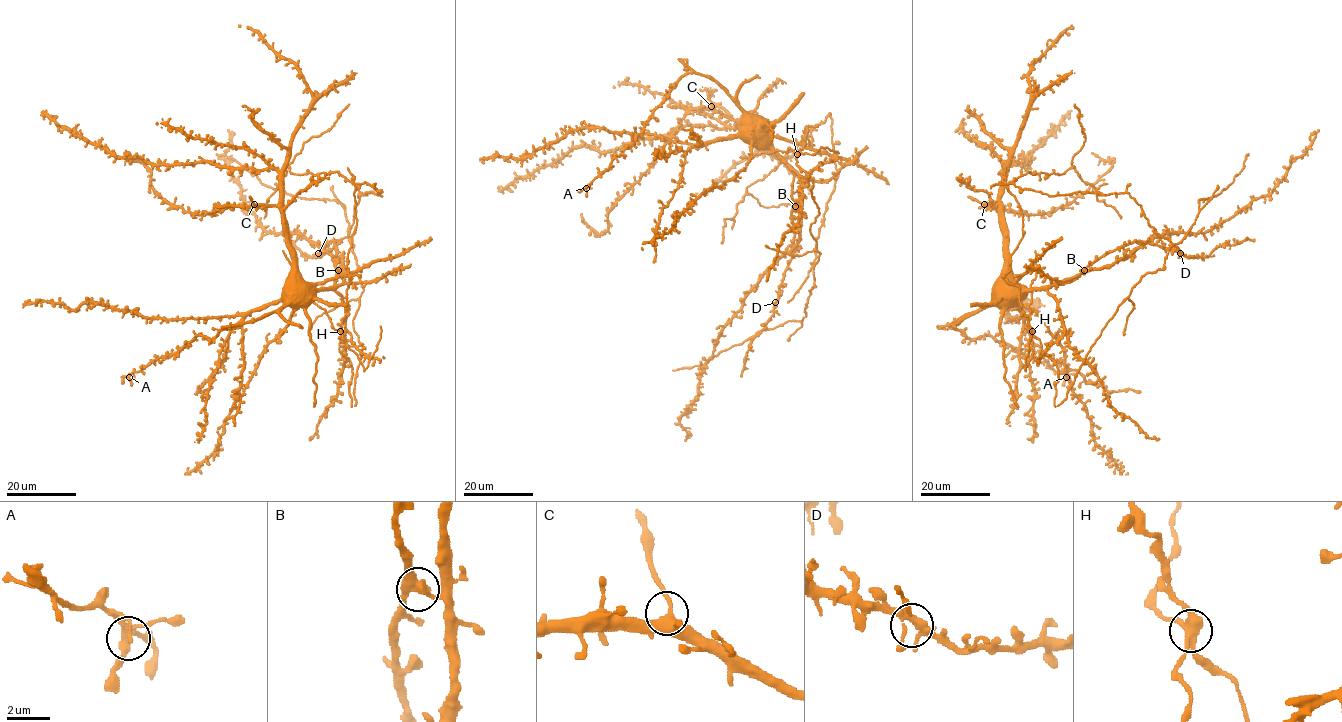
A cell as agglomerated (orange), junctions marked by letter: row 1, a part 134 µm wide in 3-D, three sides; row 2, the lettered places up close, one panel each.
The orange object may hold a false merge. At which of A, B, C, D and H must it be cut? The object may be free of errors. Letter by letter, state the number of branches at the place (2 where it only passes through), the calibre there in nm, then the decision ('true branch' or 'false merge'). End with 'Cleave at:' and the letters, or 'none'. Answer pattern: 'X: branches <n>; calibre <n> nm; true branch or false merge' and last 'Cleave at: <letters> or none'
A: branches 4; calibre 320 nm; true branch
B: branches 4; calibre 360 nm; true branch
C: branches 4; calibre 340 nm; true branch
D: branches 4; calibre 320 nm; true branch
H: branches 4; calibre 340 nm; false merge
Cleave at: H

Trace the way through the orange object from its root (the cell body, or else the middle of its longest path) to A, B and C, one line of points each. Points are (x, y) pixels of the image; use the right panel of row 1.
A: (998, 290), (989, 303), (964, 315), (950, 326), (970, 338), (994, 336), (1018, 353), (1045, 361), (1066, 377)
B: (998, 290), (1003, 283), (1017, 283), (1025, 288), (1047, 288), (1074, 281), (1084, 270)
C: (998, 290), (1004, 274), (1004, 220), (997, 206), (984, 204)

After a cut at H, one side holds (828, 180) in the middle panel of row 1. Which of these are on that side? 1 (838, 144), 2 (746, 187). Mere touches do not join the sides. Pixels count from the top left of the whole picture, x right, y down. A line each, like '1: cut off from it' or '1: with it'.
1: cut off from it
2: cut off from it

